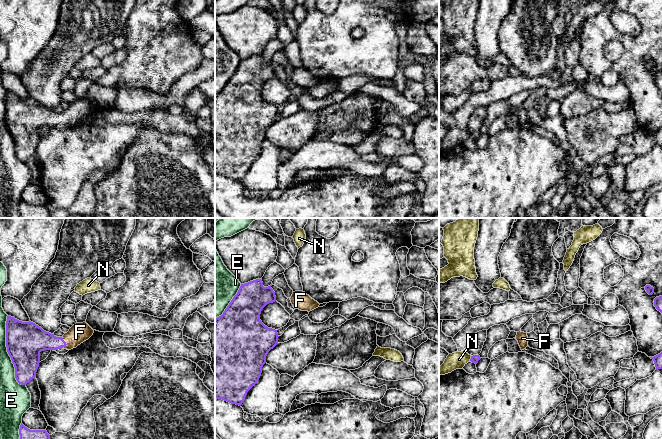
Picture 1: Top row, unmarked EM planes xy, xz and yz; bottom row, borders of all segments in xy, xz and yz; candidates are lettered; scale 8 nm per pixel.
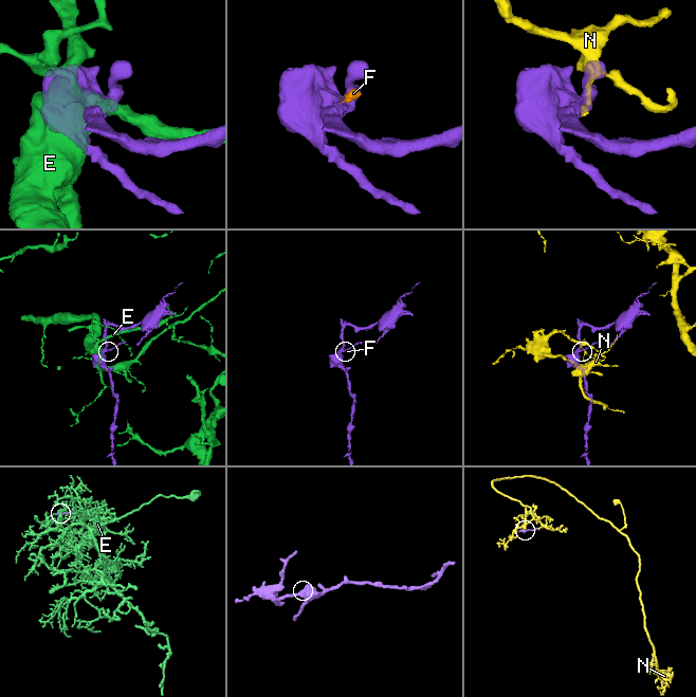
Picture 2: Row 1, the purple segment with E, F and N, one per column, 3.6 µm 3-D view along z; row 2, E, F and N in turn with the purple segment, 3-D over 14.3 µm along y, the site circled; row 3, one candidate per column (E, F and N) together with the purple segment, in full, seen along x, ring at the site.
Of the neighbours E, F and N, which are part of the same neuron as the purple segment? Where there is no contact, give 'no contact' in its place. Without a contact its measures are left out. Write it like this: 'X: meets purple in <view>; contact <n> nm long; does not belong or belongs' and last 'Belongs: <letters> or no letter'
E: meets purple in xy; contact 600 nm long; does not belong
F: meets purple in xy; contact 90 nm long; belongs
N: meets purple in yz; contact 40 nm long; does not belong
Belongs: F

